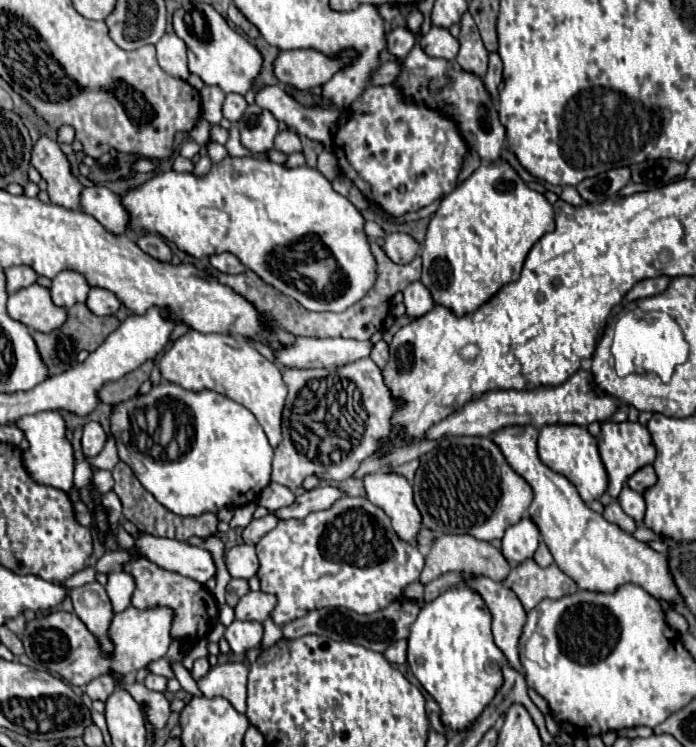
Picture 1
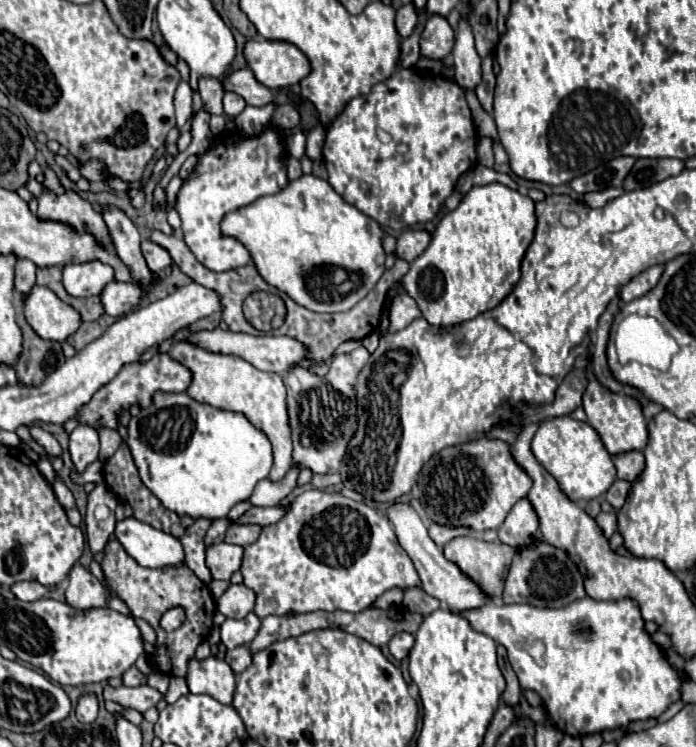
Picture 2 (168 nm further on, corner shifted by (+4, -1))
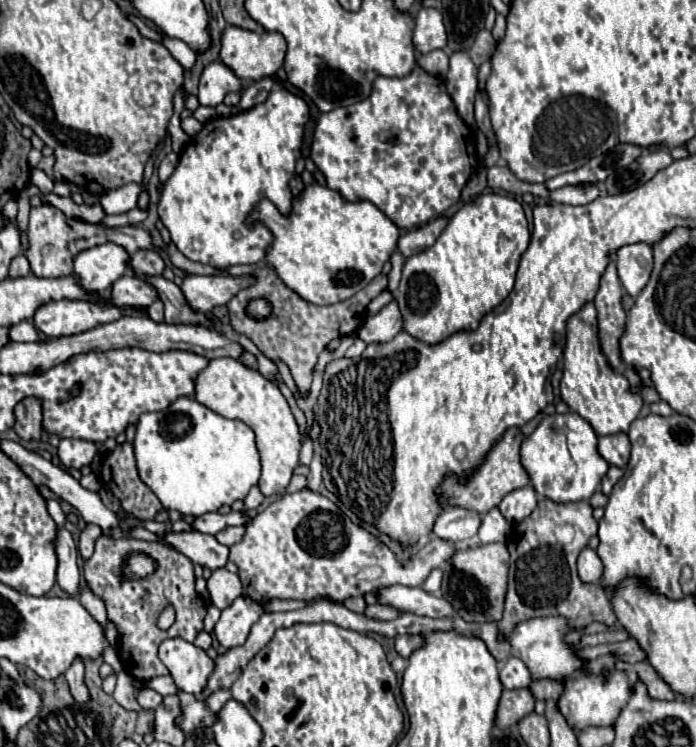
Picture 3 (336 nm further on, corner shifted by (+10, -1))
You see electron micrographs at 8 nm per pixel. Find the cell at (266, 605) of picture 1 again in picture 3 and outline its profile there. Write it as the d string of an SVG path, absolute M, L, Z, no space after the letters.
M216 569L208 579L208 591L212 605L216 605L222 611L242 595L242 583L236 573L230 573L226 569Z

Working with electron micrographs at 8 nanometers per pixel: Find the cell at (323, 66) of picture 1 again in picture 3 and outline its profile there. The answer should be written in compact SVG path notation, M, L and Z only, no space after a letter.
M228 25L222 37L222 51L220 51L220 59L224 65L228 65L240 79L244 81L260 81L262 77L272 77L282 65L284 65L284 57L286 57L286 39L280 33L254 33L254 31L246 31L234 25Z

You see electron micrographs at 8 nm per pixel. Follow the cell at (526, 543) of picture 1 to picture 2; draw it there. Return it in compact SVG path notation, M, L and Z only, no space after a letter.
M522 497L508 513L506 521L500 525L498 535L500 541L506 545L512 545L514 549L524 549L532 543L534 533L538 533L538 515L528 501L528 497Z

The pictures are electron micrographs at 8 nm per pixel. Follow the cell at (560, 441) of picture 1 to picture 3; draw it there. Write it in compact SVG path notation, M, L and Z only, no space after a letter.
M554 413L544 417L534 433L522 441L522 465L530 475L536 493L556 503L590 499L610 467L598 453L594 429L588 421L578 417L578 413Z

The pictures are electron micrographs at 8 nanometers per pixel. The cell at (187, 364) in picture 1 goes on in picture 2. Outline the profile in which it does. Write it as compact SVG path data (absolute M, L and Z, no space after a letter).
M186 341L174 343L170 355L176 357L176 361L180 361L182 365L188 365L188 369L194 373L192 385L186 391L192 399L218 409L242 413L256 429L260 429L268 437L274 451L270 481L280 481L292 467L292 429L288 423L286 389L282 377L278 373L260 371L236 355L204 353L204 349L196 349Z

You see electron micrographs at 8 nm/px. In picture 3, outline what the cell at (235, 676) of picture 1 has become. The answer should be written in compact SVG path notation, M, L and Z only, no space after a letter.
M180 637L166 639L160 645L158 657L170 669L176 687L186 693L200 695L210 673L214 673L214 661L206 655L206 651Z

